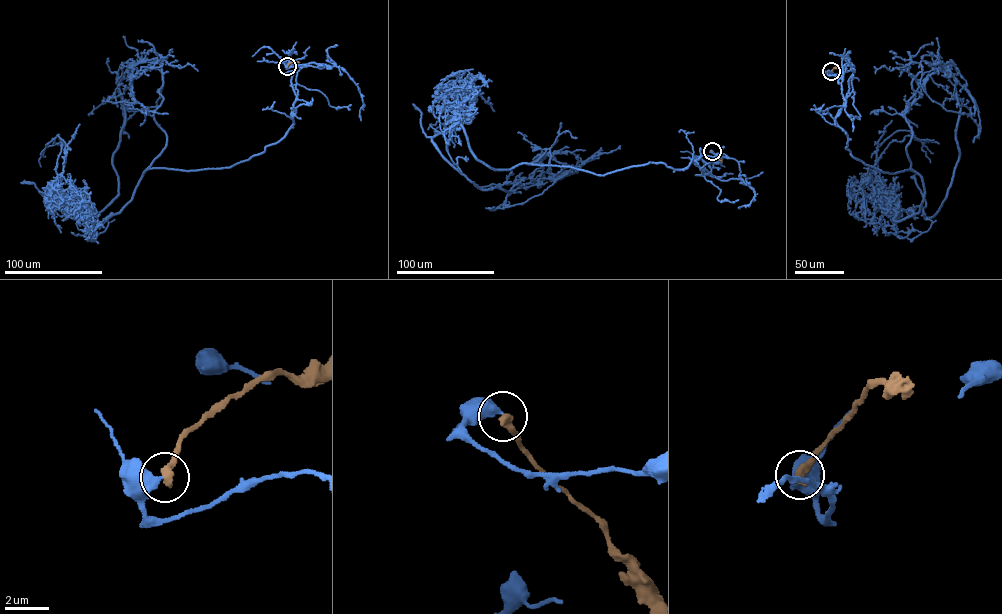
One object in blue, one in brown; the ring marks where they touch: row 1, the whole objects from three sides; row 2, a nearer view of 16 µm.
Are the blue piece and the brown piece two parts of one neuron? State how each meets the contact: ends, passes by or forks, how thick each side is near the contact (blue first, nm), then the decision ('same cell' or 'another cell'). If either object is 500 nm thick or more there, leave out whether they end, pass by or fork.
blue ends | brown ends | 480/440 nm | another cell

